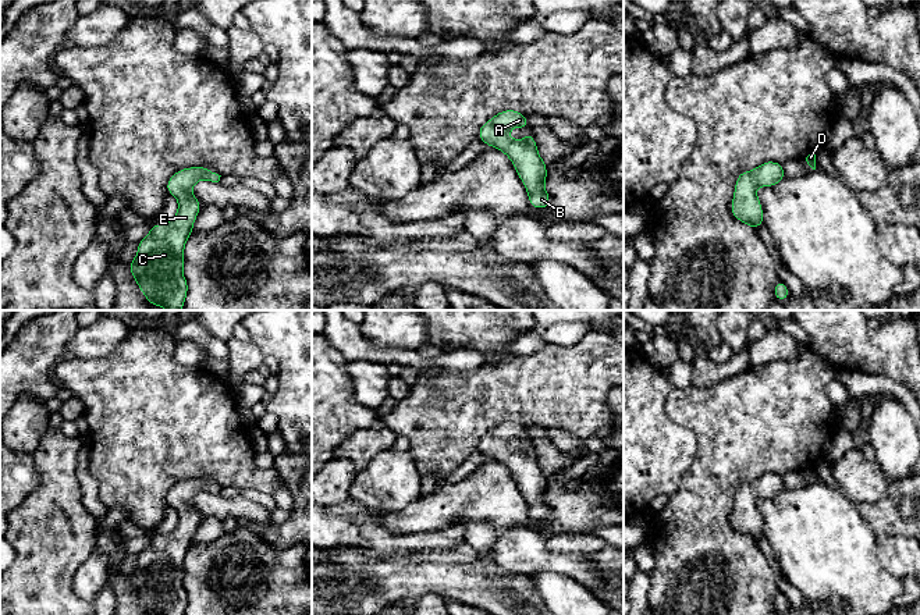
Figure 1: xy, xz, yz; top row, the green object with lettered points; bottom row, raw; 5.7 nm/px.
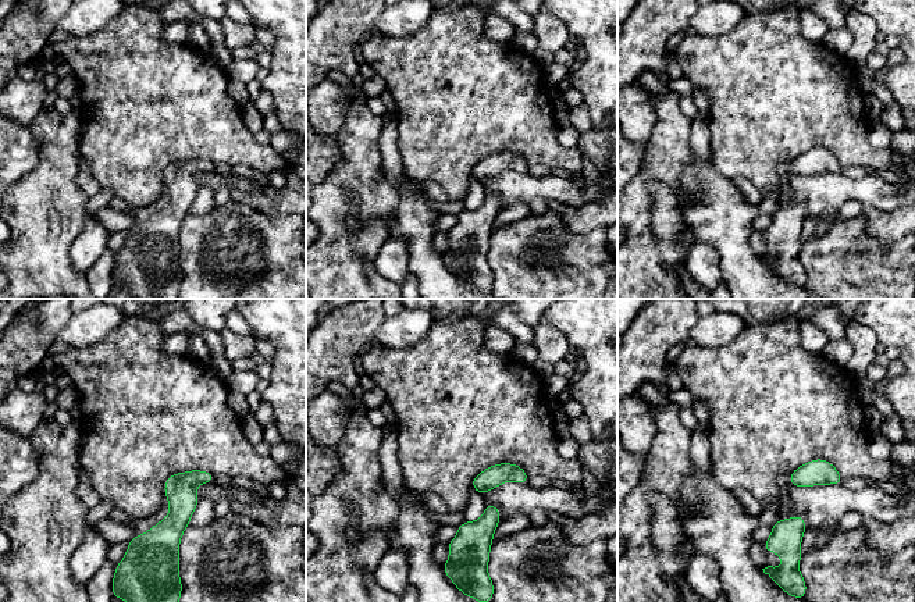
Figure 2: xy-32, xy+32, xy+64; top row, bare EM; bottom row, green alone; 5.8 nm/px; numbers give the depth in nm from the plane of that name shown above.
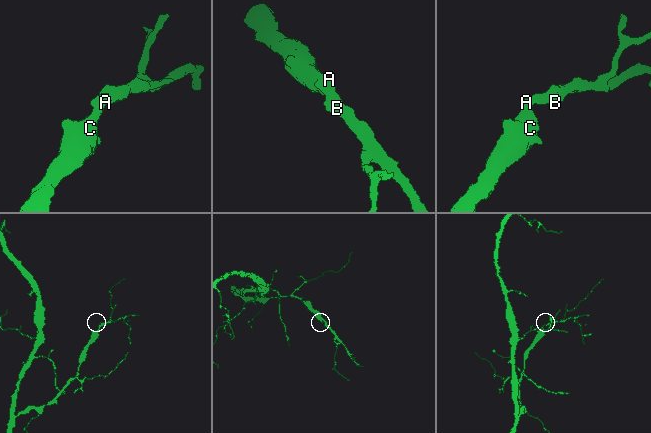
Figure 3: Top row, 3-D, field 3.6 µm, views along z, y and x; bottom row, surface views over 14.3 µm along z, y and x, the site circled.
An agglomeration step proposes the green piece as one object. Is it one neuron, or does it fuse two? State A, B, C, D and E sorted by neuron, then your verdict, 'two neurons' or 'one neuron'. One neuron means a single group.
A B C D E; one neuron

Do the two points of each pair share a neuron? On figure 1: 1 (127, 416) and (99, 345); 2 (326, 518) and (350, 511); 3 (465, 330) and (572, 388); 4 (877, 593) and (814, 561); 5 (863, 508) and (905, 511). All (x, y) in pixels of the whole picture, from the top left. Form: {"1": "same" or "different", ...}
{"1": "different", "2": "same", "3": "different", "4": "same", "5": "same"}

